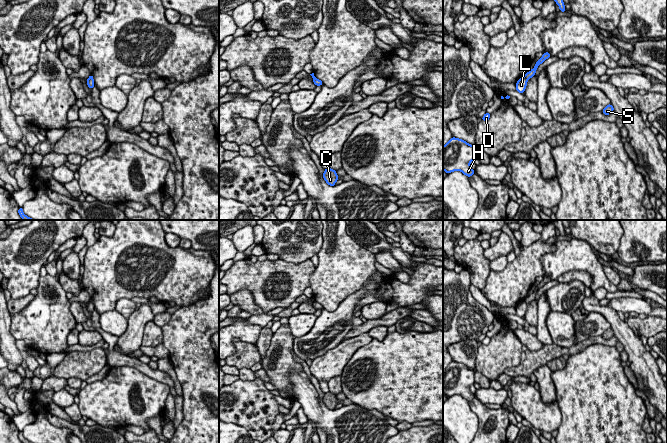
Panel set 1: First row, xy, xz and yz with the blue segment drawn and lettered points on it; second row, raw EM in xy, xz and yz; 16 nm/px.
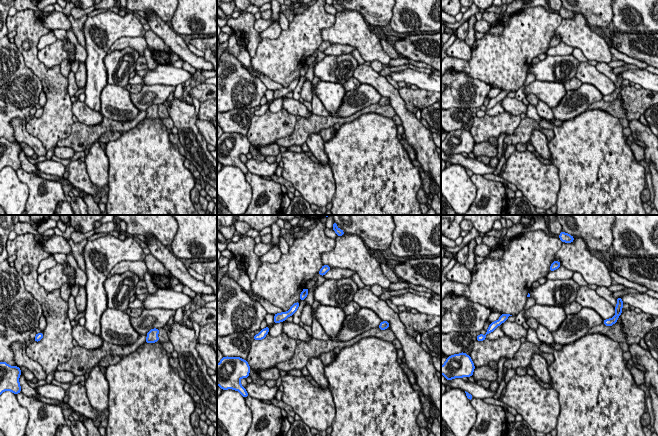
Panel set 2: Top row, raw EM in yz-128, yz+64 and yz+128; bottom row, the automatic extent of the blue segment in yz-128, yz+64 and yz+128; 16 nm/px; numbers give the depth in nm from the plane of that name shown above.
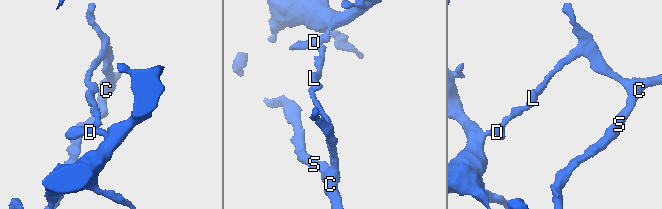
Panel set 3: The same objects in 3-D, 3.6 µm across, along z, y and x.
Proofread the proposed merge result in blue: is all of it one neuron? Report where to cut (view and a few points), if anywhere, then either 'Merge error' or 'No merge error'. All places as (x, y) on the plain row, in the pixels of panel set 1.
Split along yz (524, 300), (526, 304). Merge error

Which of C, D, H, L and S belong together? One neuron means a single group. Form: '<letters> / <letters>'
C S / D H L

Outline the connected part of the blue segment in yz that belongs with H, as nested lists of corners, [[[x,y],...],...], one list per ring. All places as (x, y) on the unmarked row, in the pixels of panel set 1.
[[[452,361],[443,370],[443,394],[448,398],[461,395],[467,401],[475,396],[470,391],[470,386],[475,383],[475,371],[462,363]]]

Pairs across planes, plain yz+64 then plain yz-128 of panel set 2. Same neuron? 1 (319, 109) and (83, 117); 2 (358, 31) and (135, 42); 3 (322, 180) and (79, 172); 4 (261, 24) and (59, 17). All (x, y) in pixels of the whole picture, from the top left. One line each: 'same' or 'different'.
1: different
2: different
3: same
4: same

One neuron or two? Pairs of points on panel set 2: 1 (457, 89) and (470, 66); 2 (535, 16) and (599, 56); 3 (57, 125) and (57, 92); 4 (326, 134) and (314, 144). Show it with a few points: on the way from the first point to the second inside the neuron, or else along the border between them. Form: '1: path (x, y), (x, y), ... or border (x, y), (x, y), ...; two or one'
1: border (451, 72), (465, 72), (487, 84); two
2: border (562, 18), (553, 36); two
3: path (57, 117), (57, 100); one
4: border (319, 134), (324, 142); two

